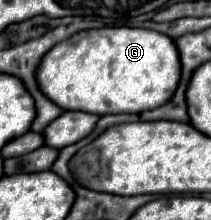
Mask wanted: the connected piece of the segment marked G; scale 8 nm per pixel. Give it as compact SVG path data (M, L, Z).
M101 27L101 29L85 29L69 39L57 43L49 49L37 71L35 79L43 95L47 95L55 105L65 111L85 111L93 115L109 115L109 113L141 113L145 109L155 109L173 97L179 81L179 53L173 45L173 39L163 33L151 29L137 27Z

